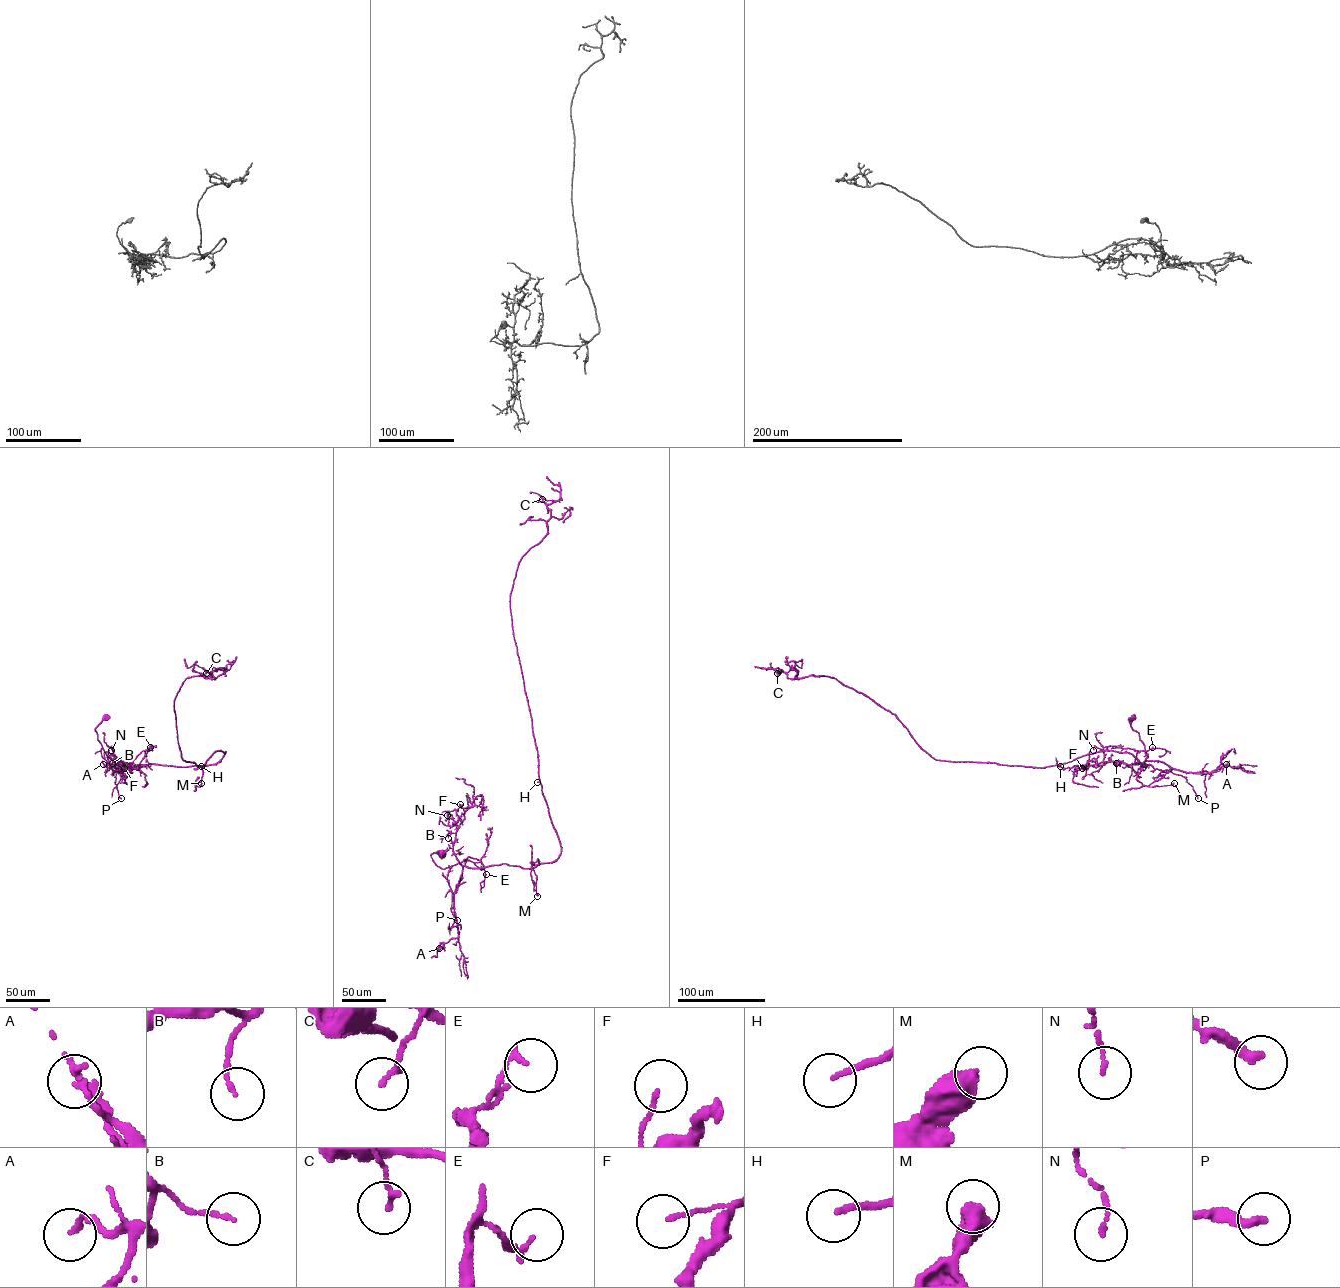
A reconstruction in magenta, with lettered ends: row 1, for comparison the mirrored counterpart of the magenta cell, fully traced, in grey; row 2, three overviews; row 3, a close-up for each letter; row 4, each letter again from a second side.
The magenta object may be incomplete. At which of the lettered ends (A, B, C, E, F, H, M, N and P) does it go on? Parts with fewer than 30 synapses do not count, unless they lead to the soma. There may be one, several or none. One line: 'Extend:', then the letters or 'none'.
Extend: H

